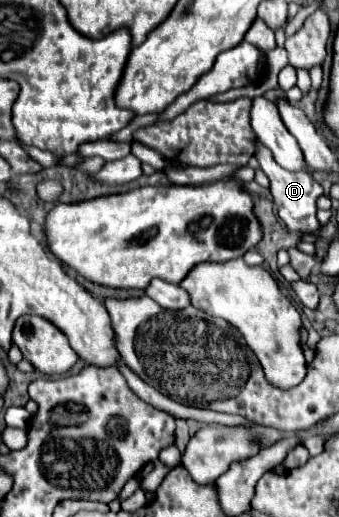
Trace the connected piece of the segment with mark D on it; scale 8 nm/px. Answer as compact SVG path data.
M255 143L255 159L259 161L261 169L265 171L265 175L269 177L271 185L269 191L273 195L273 203L279 209L279 217L283 219L283 223L287 225L287 229L291 231L315 231L319 229L319 221L315 217L315 201L319 195L323 195L323 187L307 173L307 171L287 171L283 167L279 167L279 163L273 159L273 153L263 145L263 143Z

